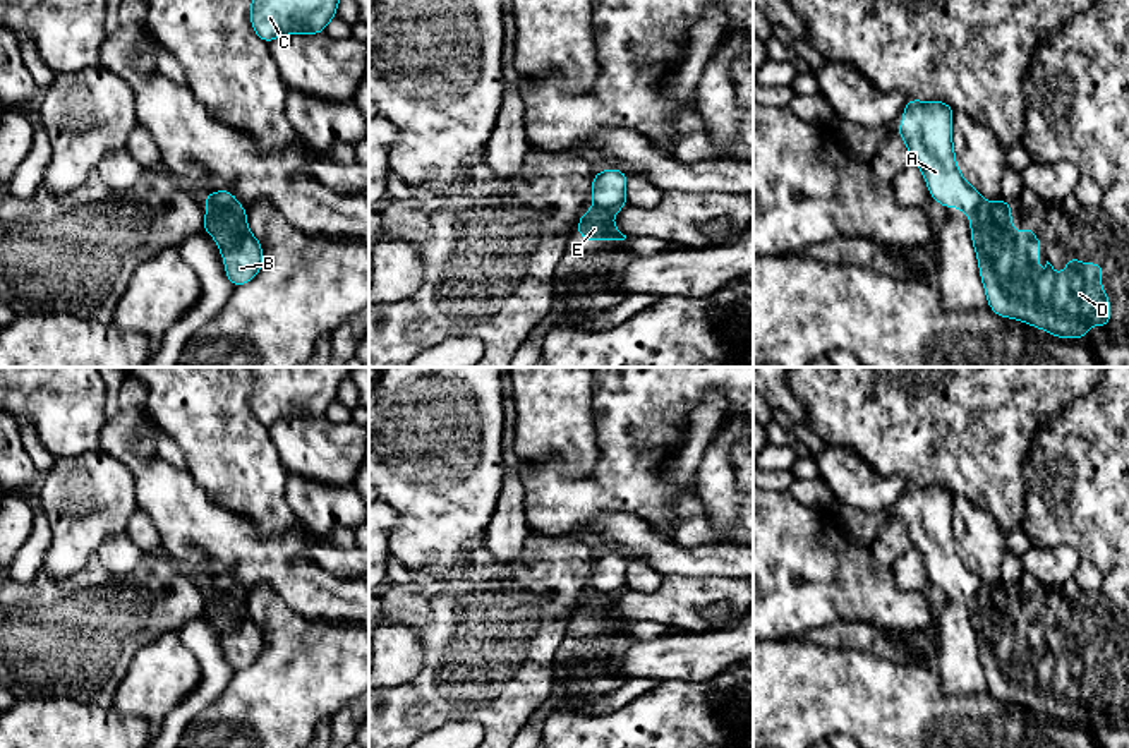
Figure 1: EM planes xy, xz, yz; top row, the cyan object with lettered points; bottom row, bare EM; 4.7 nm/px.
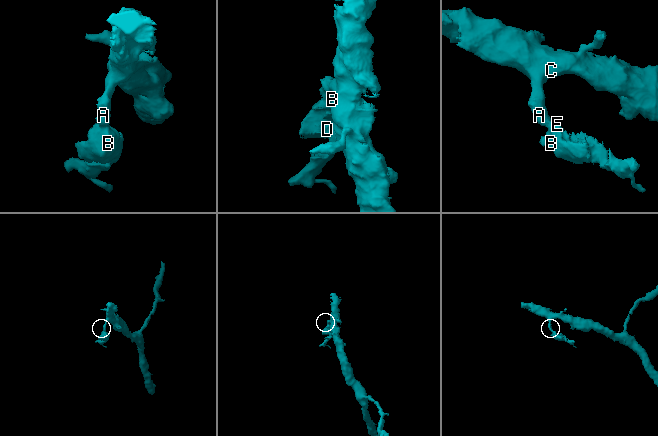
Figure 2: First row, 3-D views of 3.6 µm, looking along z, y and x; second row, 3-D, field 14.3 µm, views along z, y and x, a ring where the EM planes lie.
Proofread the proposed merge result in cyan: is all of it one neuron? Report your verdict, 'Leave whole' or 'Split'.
Split

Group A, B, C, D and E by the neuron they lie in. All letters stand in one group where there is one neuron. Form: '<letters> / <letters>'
A C / B D E

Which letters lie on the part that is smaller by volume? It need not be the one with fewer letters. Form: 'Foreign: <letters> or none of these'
Foreign: B, D, E

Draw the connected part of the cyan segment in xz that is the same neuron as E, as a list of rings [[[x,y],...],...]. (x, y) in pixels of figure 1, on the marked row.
[[[618,204],[609,209],[590,208],[578,221],[577,228],[583,240],[625,240],[623,235],[613,223],[613,214],[621,211],[625,204]]]

